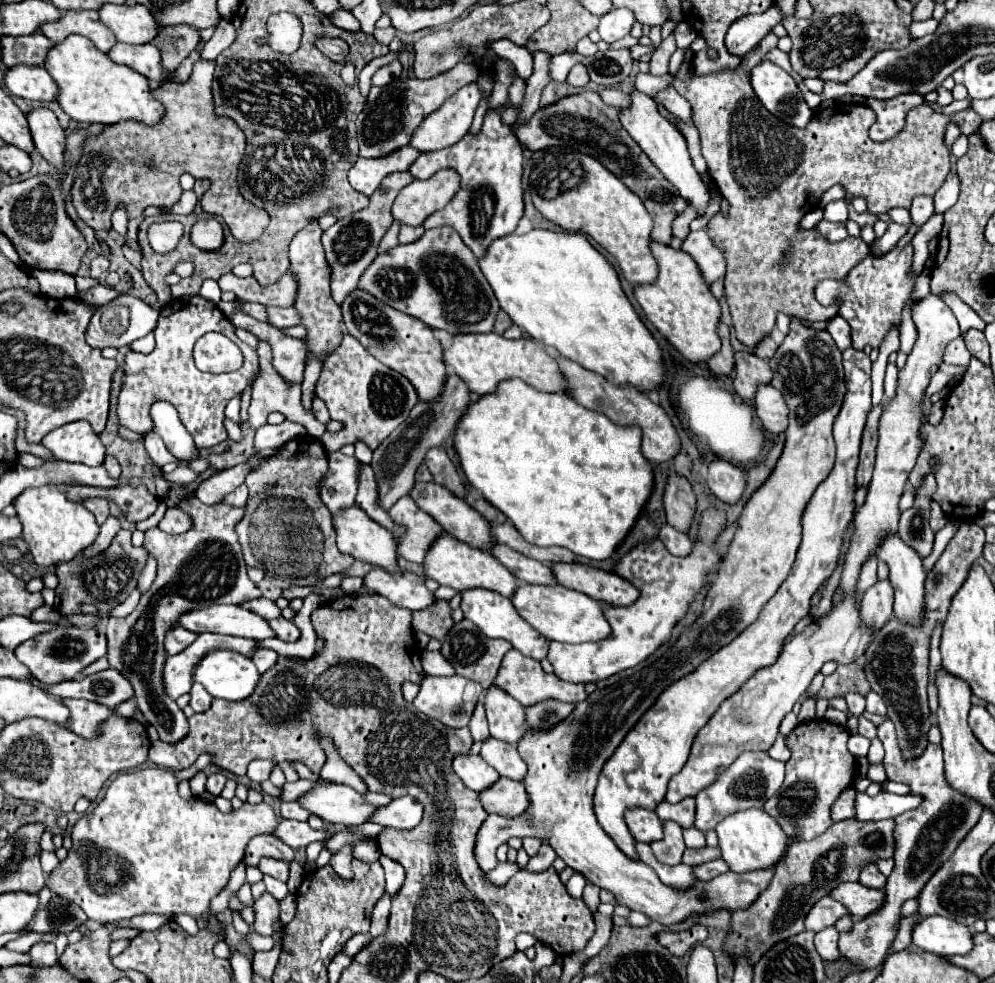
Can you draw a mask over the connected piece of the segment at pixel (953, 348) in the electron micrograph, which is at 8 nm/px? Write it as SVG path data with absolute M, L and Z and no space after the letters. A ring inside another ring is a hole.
M961 337L953 339L953 341L947 345L947 349L945 349L945 353L943 353L943 361L945 361L945 363L951 363L951 365L957 365L957 367L969 367L971 353L967 351L967 347L965 347L965 343L963 343Z

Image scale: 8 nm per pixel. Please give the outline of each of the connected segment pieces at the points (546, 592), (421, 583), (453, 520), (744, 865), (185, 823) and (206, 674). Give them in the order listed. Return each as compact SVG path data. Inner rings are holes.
M559 583L553 585L519 585L511 597L517 613L533 625L535 631L545 635L549 641L565 641L565 643L583 643L583 641L601 641L611 633L607 619L603 617L599 601L589 595L581 595L575 589L563 587Z
M373 567L363 577L363 585L373 593L387 597L393 605L405 607L411 611L427 609L435 601L433 593L429 593L425 587L425 579L413 573L391 575L379 567Z
M429 481L429 483L415 483L413 489L411 489L411 499L415 501L415 505L419 509L429 513L439 525L443 525L443 529L447 533L451 533L455 539L465 541L471 547L481 547L481 549L489 549L495 543L491 539L491 535L489 535L489 521L485 517L481 517L467 501L461 501L461 499L453 497L453 493L449 493L441 485L437 485L433 481Z
M765 809L731 813L717 825L715 831L719 835L719 849L723 853L723 859L735 873L747 873L751 869L765 869L775 865L783 857L789 841L789 837L783 833L779 823Z
M153 767L153 769L137 769L137 771L131 771L131 773L123 773L119 775L107 789L103 801L91 811L91 813L85 813L73 827L71 831L71 839L73 839L73 847L69 849L67 853L67 859L63 859L47 877L47 887L51 889L53 895L57 897L67 897L69 901L77 903L89 919L93 921L99 921L99 923L115 923L119 919L129 919L133 915L143 915L143 913L163 913L163 915L179 915L179 913L187 913L191 917L201 917L201 915L207 915L209 913L209 903L211 899L227 885L229 881L229 873L231 869L243 859L245 855L245 847L249 843L249 839L253 835L261 835L261 833L271 833L275 831L277 827L277 819L275 819L275 813L271 809L271 805L267 805L265 801L259 803L259 805L249 805L249 803L243 803L241 809L225 815L221 813L215 803L209 803L209 801L203 801L201 797L191 797L191 799L183 799L179 793L177 793L177 777L171 769L161 769L161 767Z
M217 649L201 657L193 667L193 681L201 683L213 697L241 701L253 693L259 681L259 671L249 657Z

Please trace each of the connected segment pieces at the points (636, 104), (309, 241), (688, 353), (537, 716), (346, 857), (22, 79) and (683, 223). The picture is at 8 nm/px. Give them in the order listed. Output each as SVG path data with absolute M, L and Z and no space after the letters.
M631 91L629 95L631 103L629 107L625 109L619 109L619 121L621 125L629 131L629 135L637 141L637 145L649 153L649 159L661 169L661 173L679 189L679 193L699 211L699 215L703 215L705 207L707 207L707 201L709 201L709 191L707 187L703 185L701 177L697 175L693 163L691 163L691 157L689 157L689 151L687 151L687 143L683 139L683 135L657 111L657 105L655 101L641 93L641 91Z
M311 221L305 229L301 229L291 245L289 245L289 261L291 261L291 275L297 281L297 295L293 307L297 309L301 317L301 325L307 329L307 337L303 339L307 345L307 361L309 359L325 359L333 349L343 341L343 317L341 317L341 307L333 301L329 281L331 281L331 269L325 259L325 251L321 245L321 227L317 221Z
M651 241L651 253L657 259L659 275L649 285L635 285L633 295L641 305L645 317L657 327L657 331L669 339L669 343L689 361L707 361L719 351L721 341L717 335L717 323L721 319L719 301L705 285L697 263L685 251L675 251L669 245Z
M541 701L533 707L527 707L525 715L527 715L529 727L549 729L549 727L557 725L559 721L563 721L573 711L573 707L575 705L561 703L561 701Z
M345 845L339 853L335 853L333 855L333 859L331 859L331 865L333 865L333 869L335 871L339 871L339 875L341 877L353 877L353 873L351 873L351 847L349 845Z
M17 65L5 71L5 87L11 95L31 101L53 101L57 97L57 85L49 73L39 65Z
M689 205L689 207L673 221L673 235L683 241L683 239L689 235L689 231L691 231L691 229L689 229L689 223L691 223L695 217L697 217L697 211L691 209L691 205Z

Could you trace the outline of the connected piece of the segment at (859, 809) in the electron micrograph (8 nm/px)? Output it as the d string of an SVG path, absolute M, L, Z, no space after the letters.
M881 791L875 797L867 793L857 793L855 797L855 819L857 821L879 821L879 819L893 819L909 809L915 809L921 803L917 795L893 795Z

